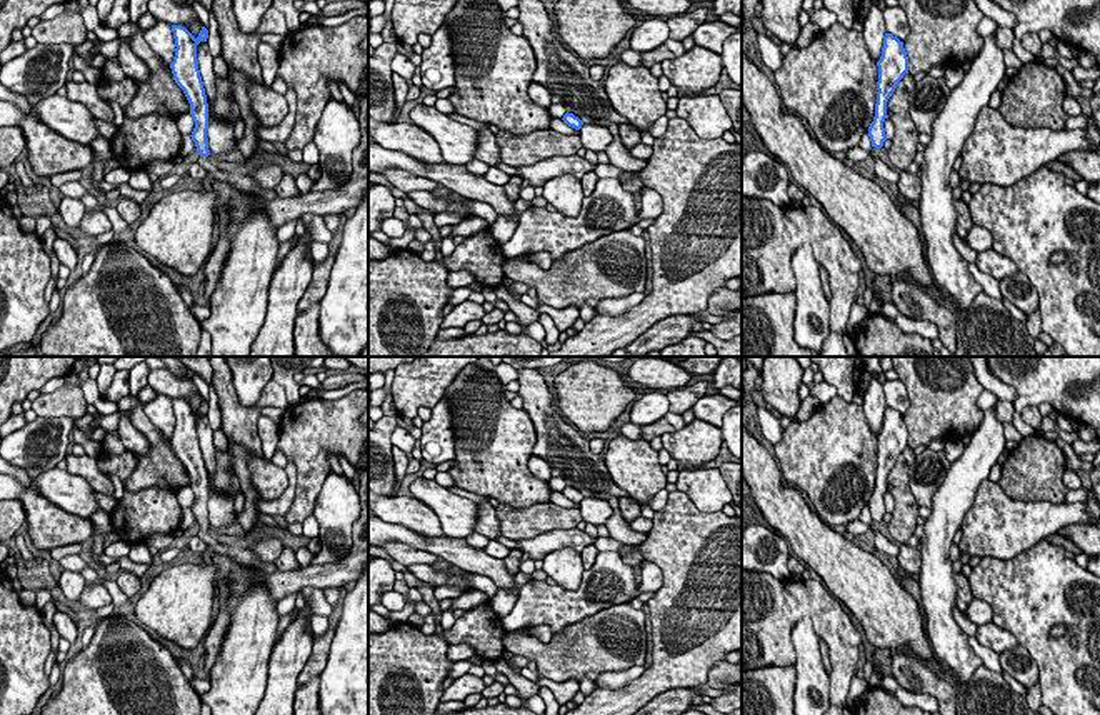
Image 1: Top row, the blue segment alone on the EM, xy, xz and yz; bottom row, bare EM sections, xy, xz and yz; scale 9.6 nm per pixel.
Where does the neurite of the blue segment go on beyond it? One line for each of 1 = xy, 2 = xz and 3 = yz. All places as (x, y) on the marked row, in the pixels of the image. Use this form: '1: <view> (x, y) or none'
1: xy (242, 182)
2: none
3: none

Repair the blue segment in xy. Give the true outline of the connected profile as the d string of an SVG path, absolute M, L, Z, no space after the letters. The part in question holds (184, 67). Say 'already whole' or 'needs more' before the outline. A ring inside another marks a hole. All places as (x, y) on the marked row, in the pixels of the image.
needs more | M172 25L172 32L177 48L170 68L175 83L183 90L190 103L190 115L195 122L195 128L190 137L195 142L197 152L200 155L197 162L207 170L207 177L212 180L222 180L230 188L235 187L237 190L260 197L267 202L275 200L275 190L262 188L250 175L223 172L208 157L208 103L197 62L197 45L200 42L207 42L208 30L202 27L197 38L182 25Z

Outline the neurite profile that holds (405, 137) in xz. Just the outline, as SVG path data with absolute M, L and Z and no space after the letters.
M368 115L368 133L388 150L398 150L427 165L445 163L438 143L412 122L378 123Z

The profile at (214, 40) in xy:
M213 10L208 12L208 20L210 20L210 27L208 27L207 45L212 53L212 58L215 58L218 55L222 55L222 38L218 33L218 23L217 23Z

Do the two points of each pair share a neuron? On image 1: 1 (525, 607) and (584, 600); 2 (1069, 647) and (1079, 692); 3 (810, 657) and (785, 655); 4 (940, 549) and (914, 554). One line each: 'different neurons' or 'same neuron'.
1: same neuron
2: same neuron
3: different neurons
4: different neurons

